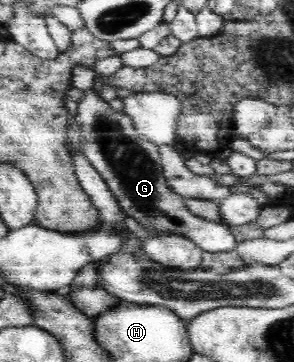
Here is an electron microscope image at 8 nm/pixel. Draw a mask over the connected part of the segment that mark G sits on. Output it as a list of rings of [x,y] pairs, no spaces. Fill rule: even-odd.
[[[90,89],[84,91],[77,105],[75,121],[83,134],[83,154],[105,179],[125,213],[134,217],[142,227],[148,227],[150,237],[171,231],[194,240],[204,252],[235,249],[238,241],[230,227],[194,215],[185,206],[185,197],[167,187],[159,146],[138,133],[126,112],[115,110],[102,96]]]

